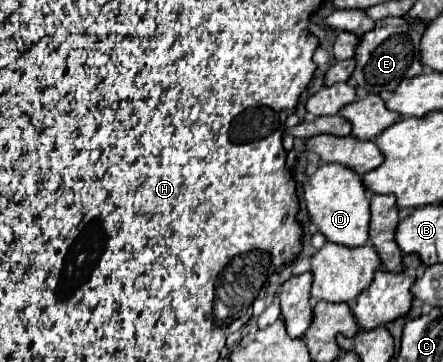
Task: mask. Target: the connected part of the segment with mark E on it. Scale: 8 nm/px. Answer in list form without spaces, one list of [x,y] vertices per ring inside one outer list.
[[[385,18],[377,20],[375,28],[361,36],[355,48],[355,72],[351,74],[351,82],[363,88],[367,94],[391,92],[403,78],[411,78],[423,72],[419,60],[419,42],[425,32],[425,24],[405,24],[403,18]]]

